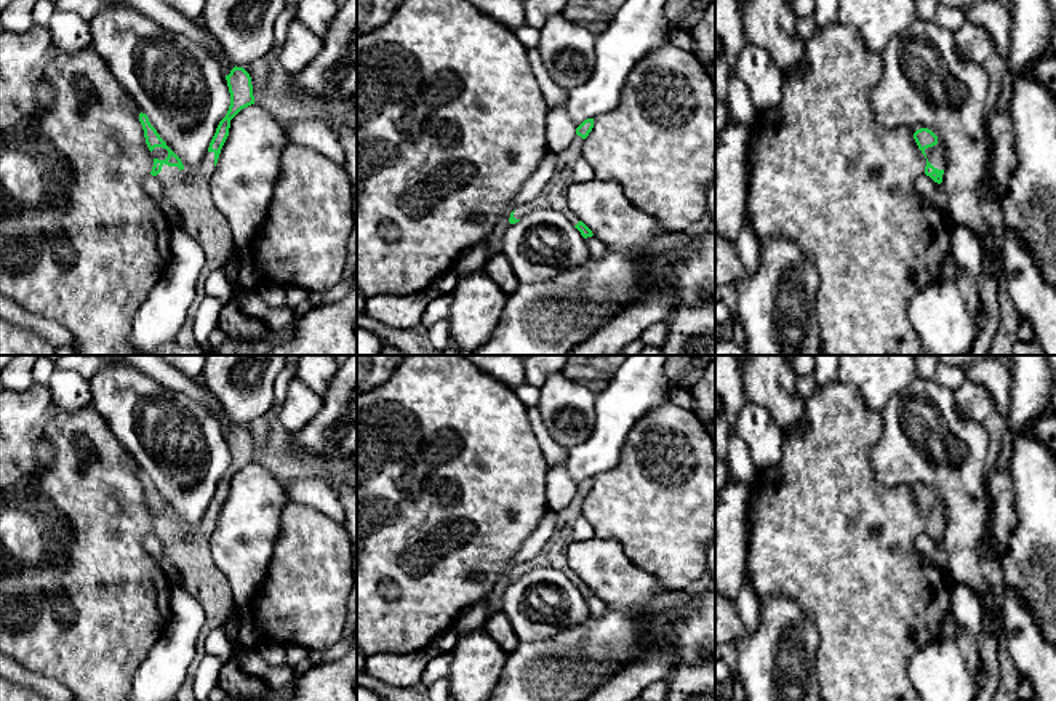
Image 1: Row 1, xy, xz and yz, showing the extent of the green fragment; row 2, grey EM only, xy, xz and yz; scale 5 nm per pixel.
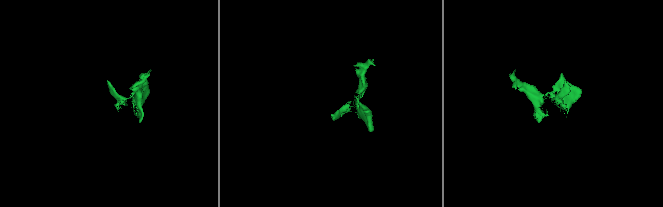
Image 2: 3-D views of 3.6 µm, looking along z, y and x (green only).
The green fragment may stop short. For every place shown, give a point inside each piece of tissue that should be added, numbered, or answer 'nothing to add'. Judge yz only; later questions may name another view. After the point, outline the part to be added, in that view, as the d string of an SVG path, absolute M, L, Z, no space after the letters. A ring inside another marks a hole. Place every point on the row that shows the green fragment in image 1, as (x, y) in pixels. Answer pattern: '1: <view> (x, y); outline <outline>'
1: yz (935, 156); outline M938 146L925 149L925 154L934 168L944 170L944 152Z

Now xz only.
1: xz (554, 196); outline M576 134L571 146L557 154L554 176L534 200L514 211L515 219L522 219L536 210L557 210L565 214L573 226L579 222L579 218L568 206L566 190L573 184L573 165L579 157L582 157L582 146L584 139Z

